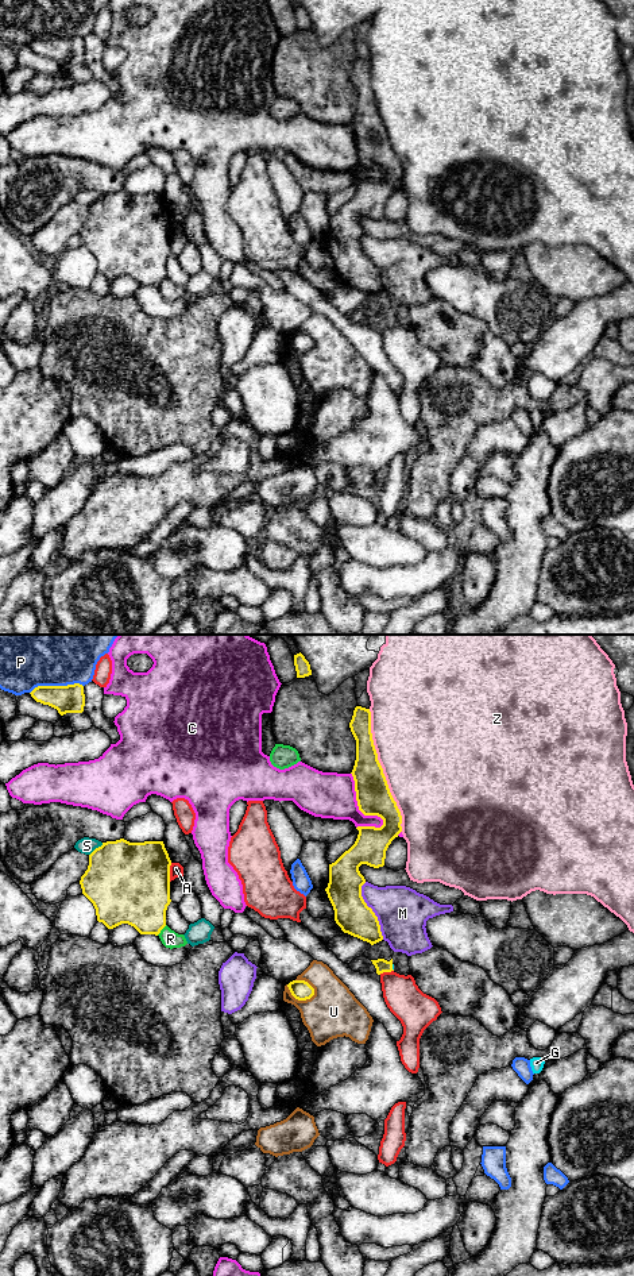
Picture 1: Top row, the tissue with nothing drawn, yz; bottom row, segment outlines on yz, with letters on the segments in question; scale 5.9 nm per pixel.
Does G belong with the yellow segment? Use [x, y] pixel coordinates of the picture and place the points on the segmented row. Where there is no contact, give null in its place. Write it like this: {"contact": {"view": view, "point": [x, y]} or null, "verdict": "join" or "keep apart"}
{"contact": {"view": "yz", "point": [391, 967]}, "verdict": "keep apart"}

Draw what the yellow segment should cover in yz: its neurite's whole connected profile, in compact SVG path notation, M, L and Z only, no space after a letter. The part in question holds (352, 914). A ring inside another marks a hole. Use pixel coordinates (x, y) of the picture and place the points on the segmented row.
M356 706L349 728L356 740L356 760L351 774L359 810L364 816L380 817L383 825L356 828L359 834L355 844L329 864L329 883L325 891L341 930L374 945L382 941L383 936L378 917L362 897L366 879L359 867L384 866L388 845L402 832L402 816L378 760L370 709Z

